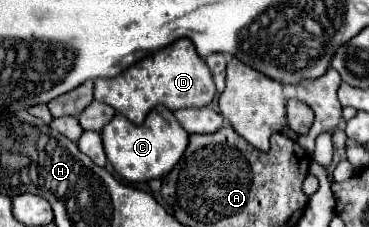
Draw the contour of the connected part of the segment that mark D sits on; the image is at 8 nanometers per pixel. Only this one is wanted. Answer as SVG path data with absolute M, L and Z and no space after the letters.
M178 39L174 45L138 61L126 73L106 81L94 81L94 99L114 107L118 113L128 117L134 125L142 125L152 107L164 105L170 111L182 107L206 107L216 95L214 81L204 59L198 57L190 39Z

